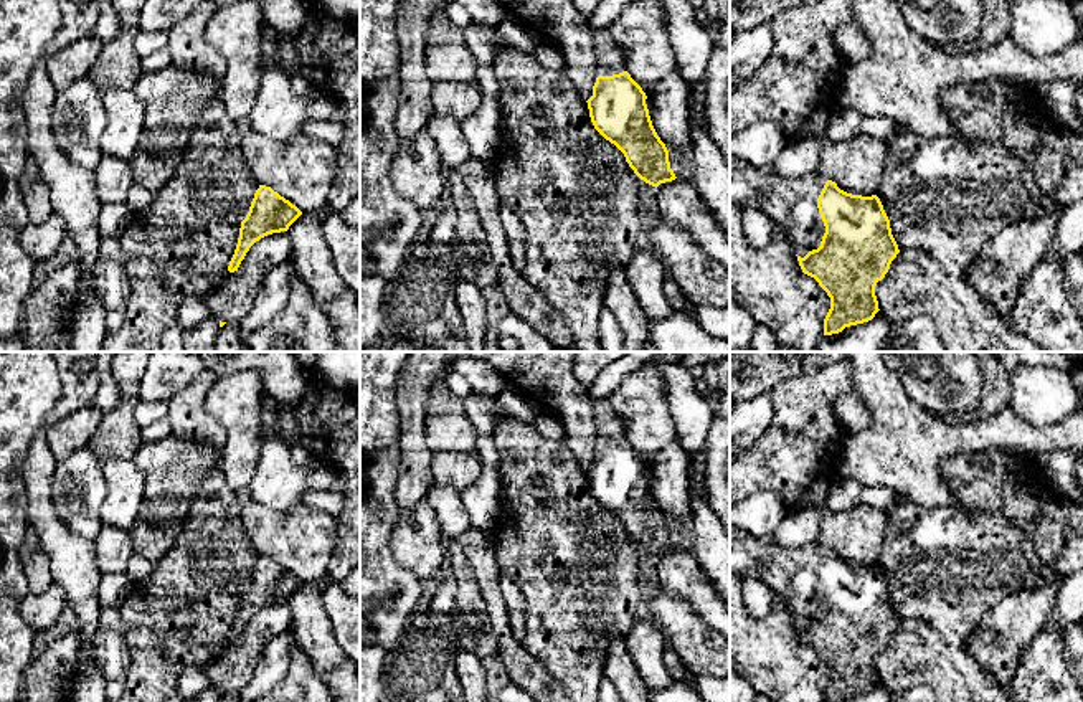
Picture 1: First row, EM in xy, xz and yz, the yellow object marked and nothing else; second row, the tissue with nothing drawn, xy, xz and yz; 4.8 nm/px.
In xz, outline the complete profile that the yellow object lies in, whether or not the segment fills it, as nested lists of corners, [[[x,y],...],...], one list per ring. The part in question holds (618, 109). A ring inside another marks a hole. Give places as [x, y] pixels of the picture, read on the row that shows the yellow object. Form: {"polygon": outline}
{"polygon": [[[609,26],[593,35],[596,83],[586,101],[594,129],[626,157],[634,173],[652,187],[675,180],[669,150],[657,135],[646,92],[626,71],[626,53]]]}

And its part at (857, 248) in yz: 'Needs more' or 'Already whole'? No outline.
Needs more

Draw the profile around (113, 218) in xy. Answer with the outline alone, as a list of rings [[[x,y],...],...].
[[[107,203],[102,205],[99,211],[99,235],[117,236],[125,230],[129,220],[132,218],[132,210],[127,203]]]

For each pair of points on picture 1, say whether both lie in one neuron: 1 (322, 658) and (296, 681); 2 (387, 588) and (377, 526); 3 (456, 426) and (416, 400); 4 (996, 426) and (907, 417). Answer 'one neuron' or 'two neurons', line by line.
1: two neurons
2: one neuron
3: two neurons
4: one neuron

